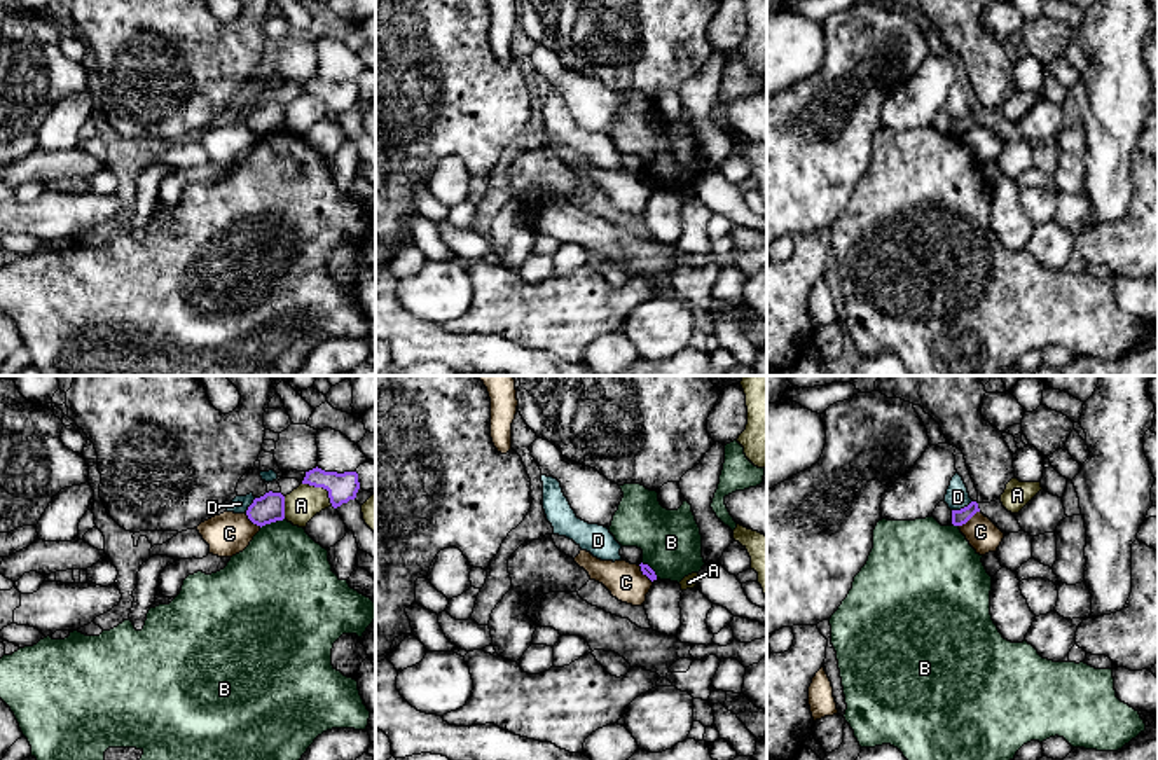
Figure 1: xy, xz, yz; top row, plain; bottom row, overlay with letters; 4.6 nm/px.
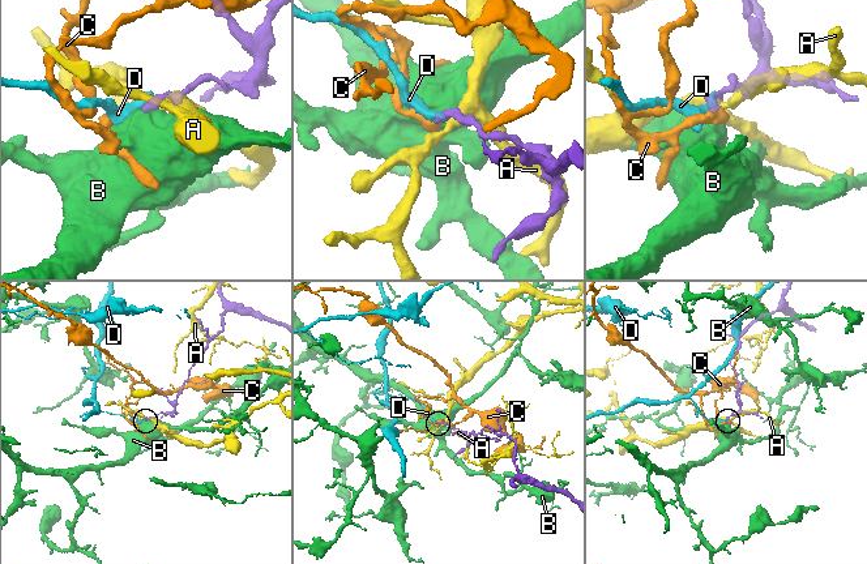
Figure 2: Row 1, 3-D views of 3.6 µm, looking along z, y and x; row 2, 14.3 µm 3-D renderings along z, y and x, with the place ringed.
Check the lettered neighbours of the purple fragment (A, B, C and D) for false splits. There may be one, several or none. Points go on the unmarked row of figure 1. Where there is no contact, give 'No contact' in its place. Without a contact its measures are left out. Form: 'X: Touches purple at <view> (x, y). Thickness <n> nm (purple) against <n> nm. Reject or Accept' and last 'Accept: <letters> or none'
A: Touches purple at xy (322, 95). Thickness 130 nm (purple) against 160 nm. Reject
B: Touches purple at xy (268, 131). Thickness 130 nm (purple) against 420 nm. Reject
C: Touches purple at yz (968, 128). Thickness 70 nm (purple) against 150 nm. Reject
D: Touches purple at yz (961, 117). Thickness 70 nm (purple) against 110 nm. Reject
Accept: none

